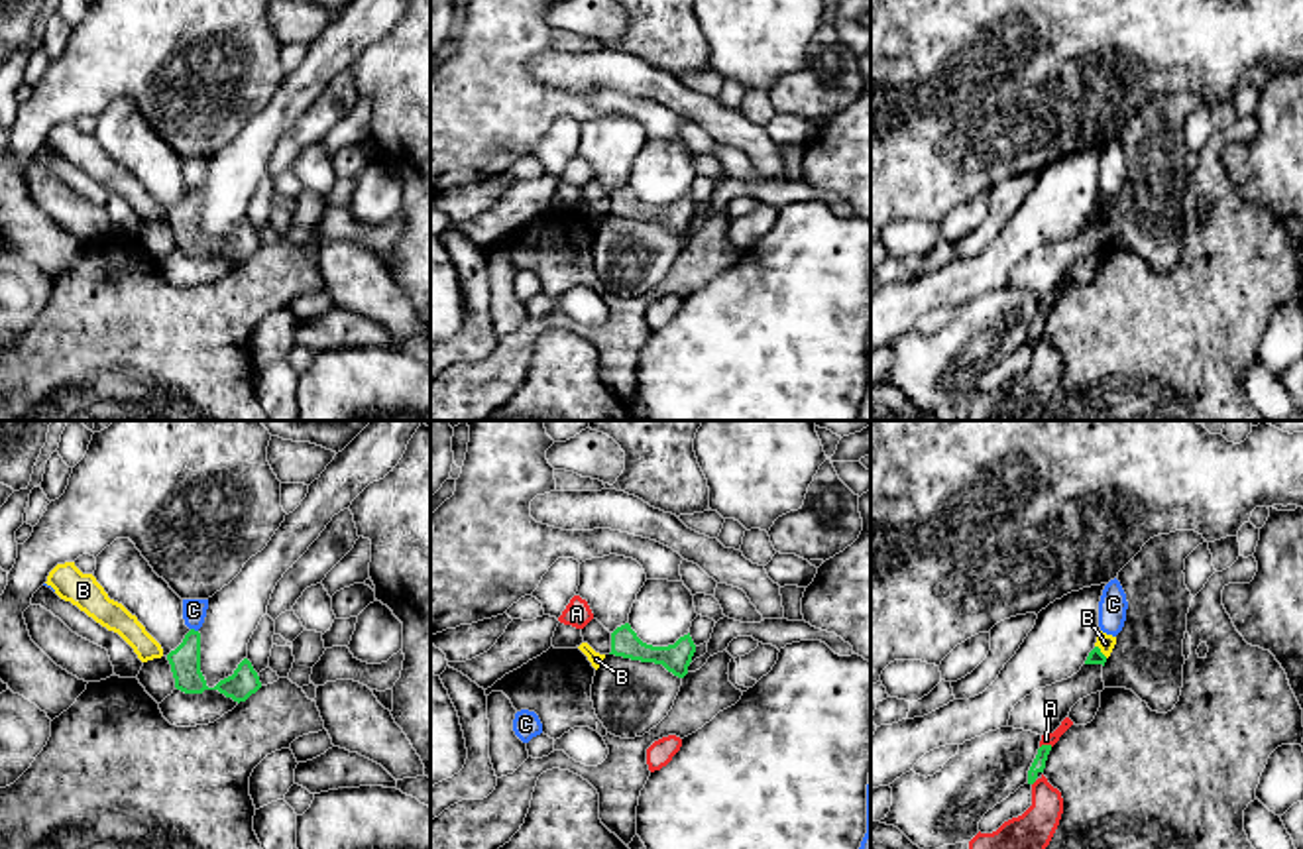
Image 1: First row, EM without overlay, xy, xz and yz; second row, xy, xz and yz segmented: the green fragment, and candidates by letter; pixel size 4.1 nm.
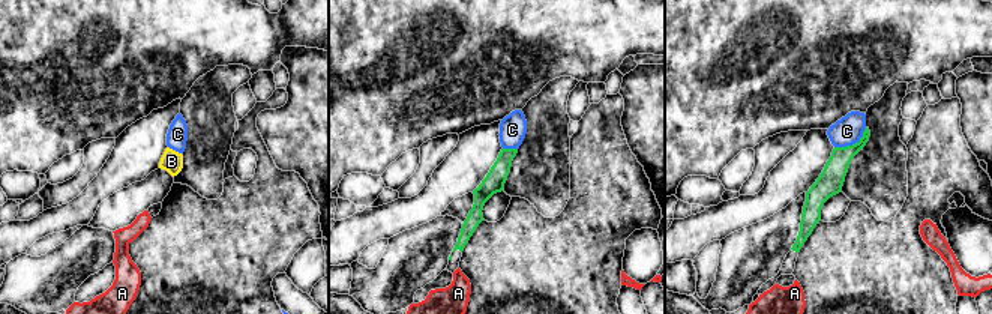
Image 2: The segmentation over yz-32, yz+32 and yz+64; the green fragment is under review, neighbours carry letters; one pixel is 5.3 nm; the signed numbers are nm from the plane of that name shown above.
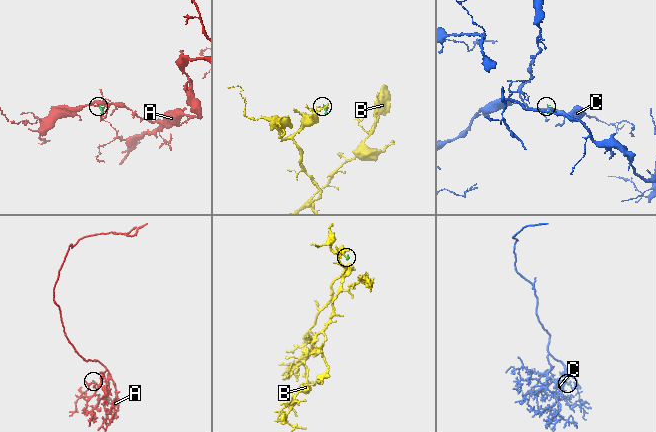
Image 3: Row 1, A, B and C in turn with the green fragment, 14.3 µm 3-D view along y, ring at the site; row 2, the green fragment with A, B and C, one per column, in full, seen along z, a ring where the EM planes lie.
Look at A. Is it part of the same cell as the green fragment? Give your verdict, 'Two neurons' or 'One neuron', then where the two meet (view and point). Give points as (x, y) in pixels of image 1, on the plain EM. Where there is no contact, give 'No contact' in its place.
Two neurons. Touches green at yz (1046, 305)

